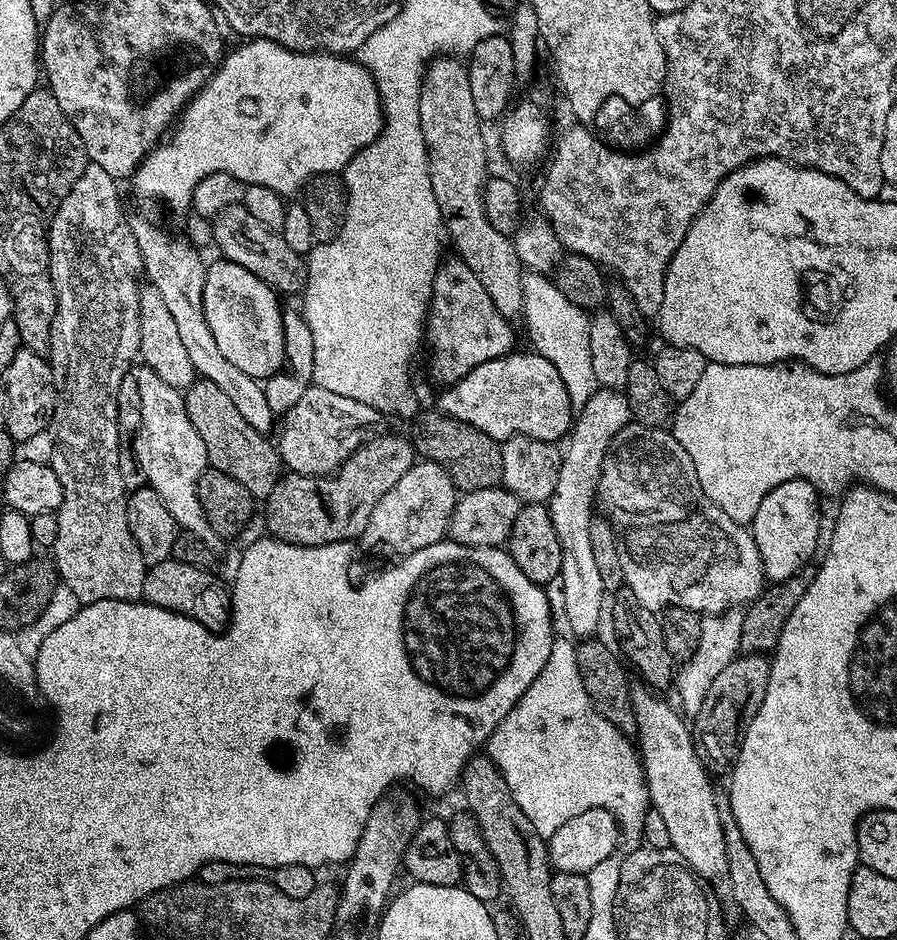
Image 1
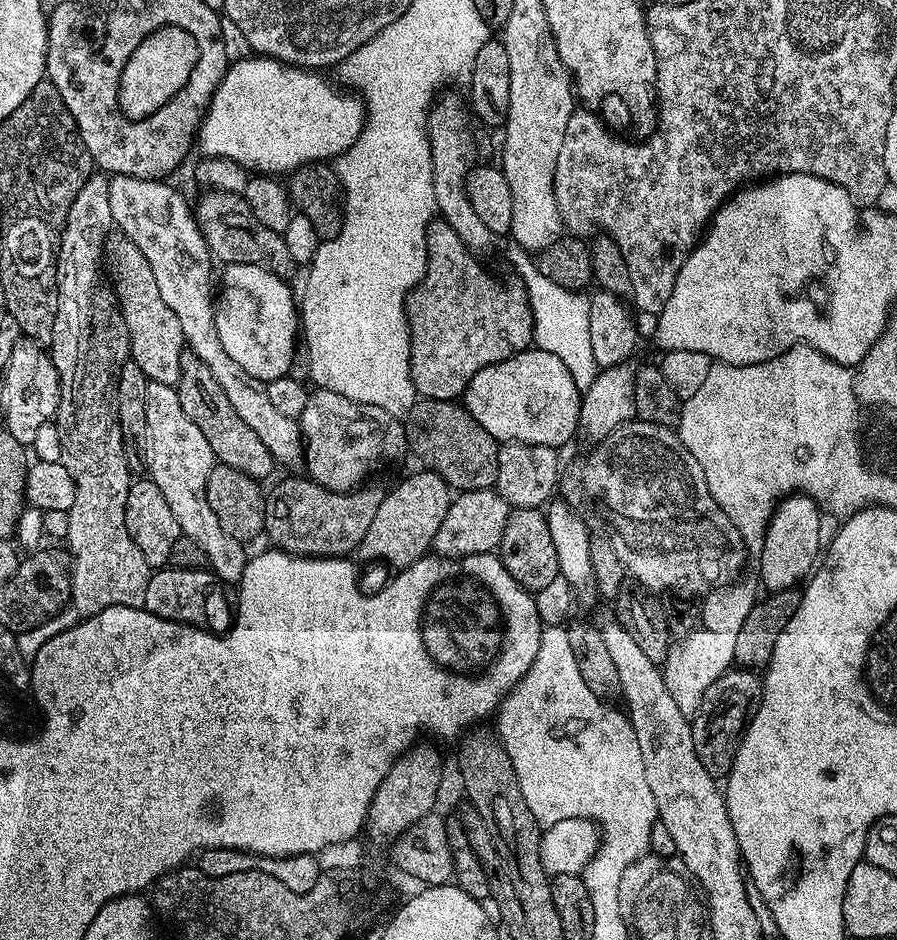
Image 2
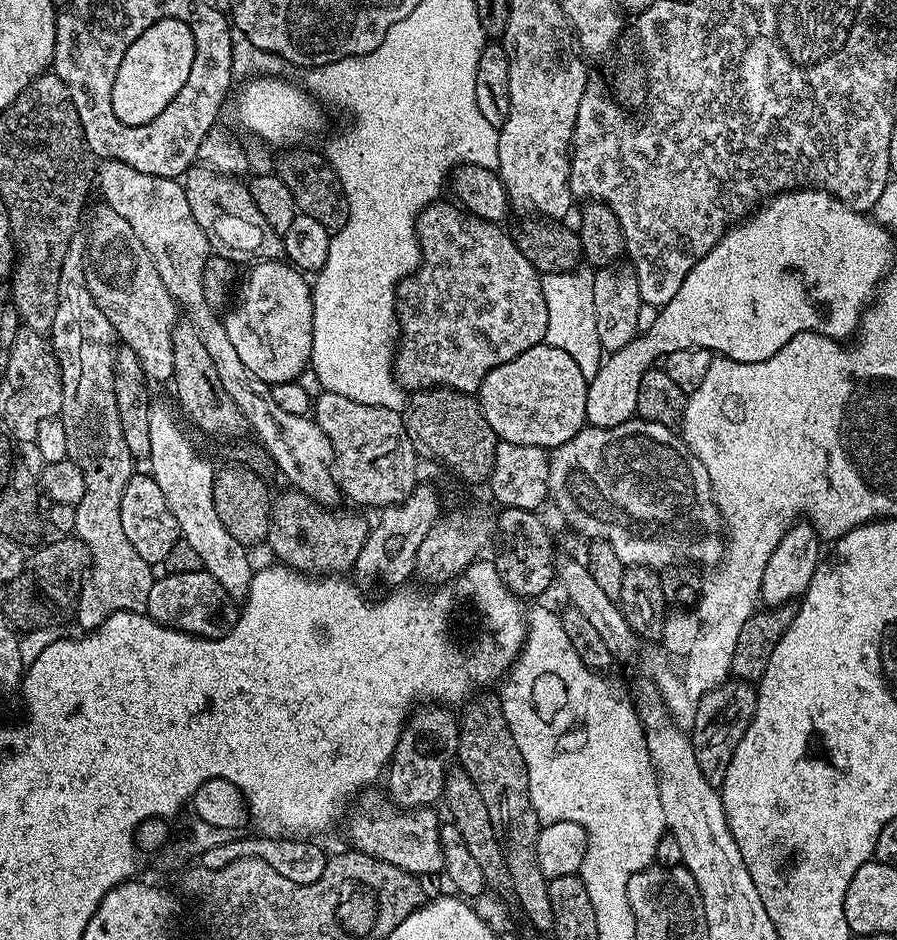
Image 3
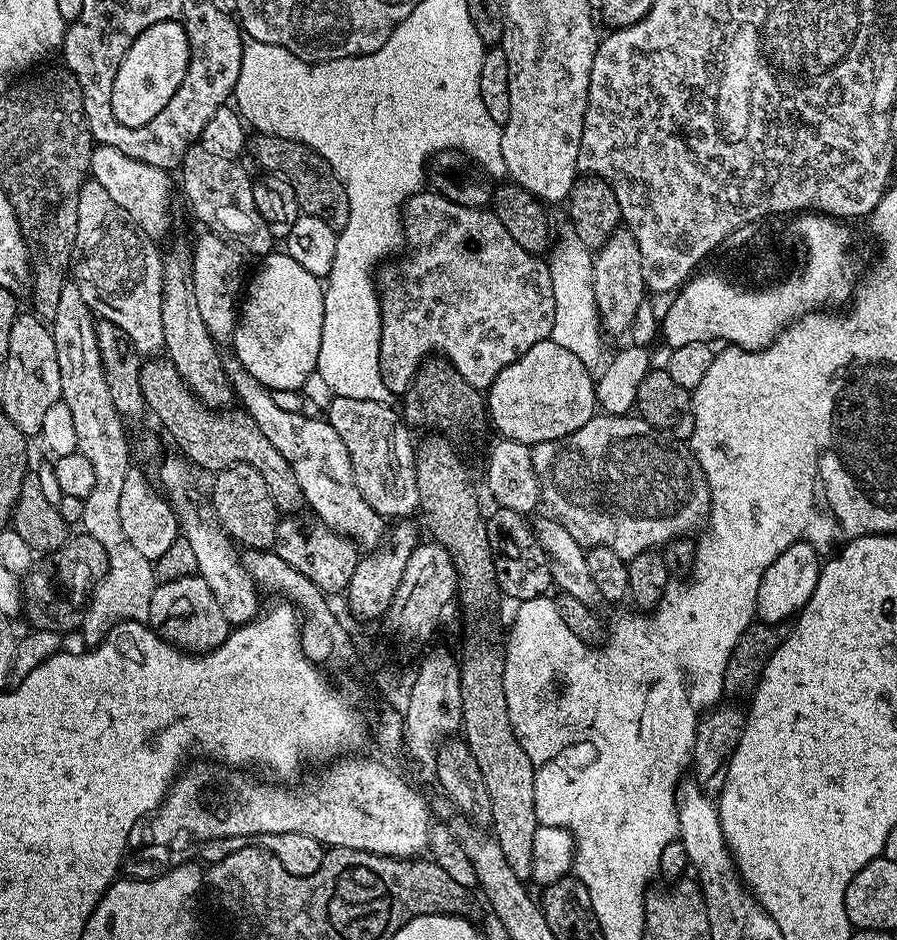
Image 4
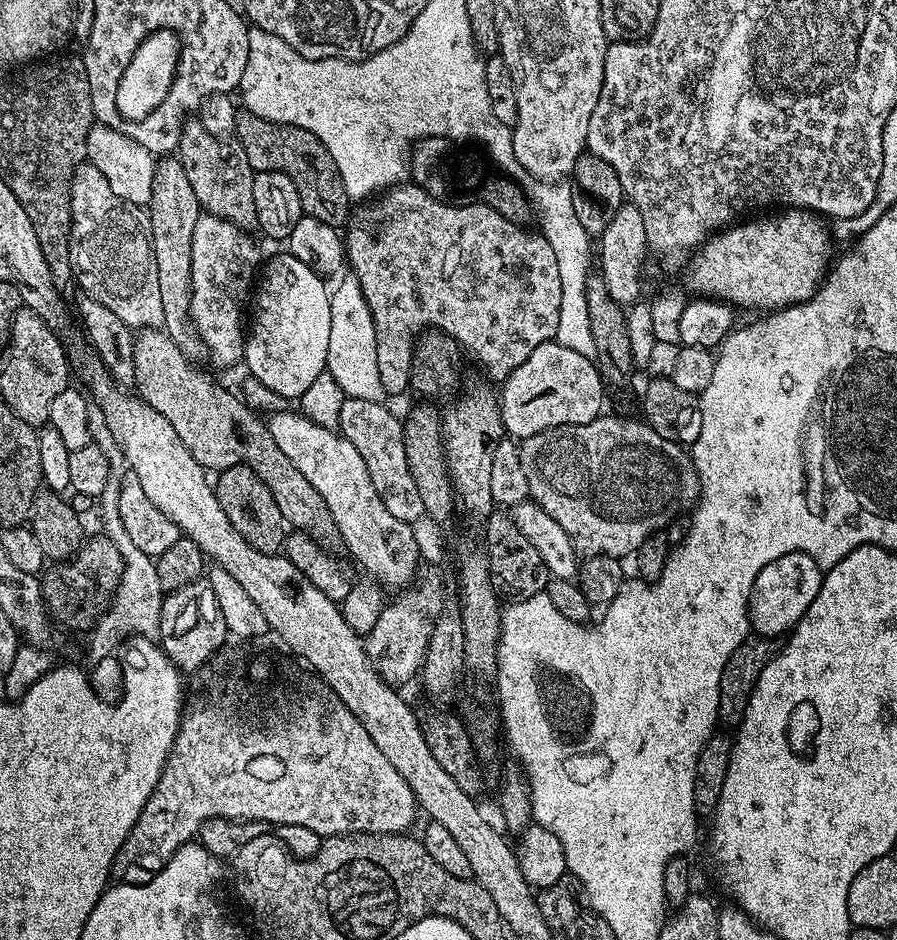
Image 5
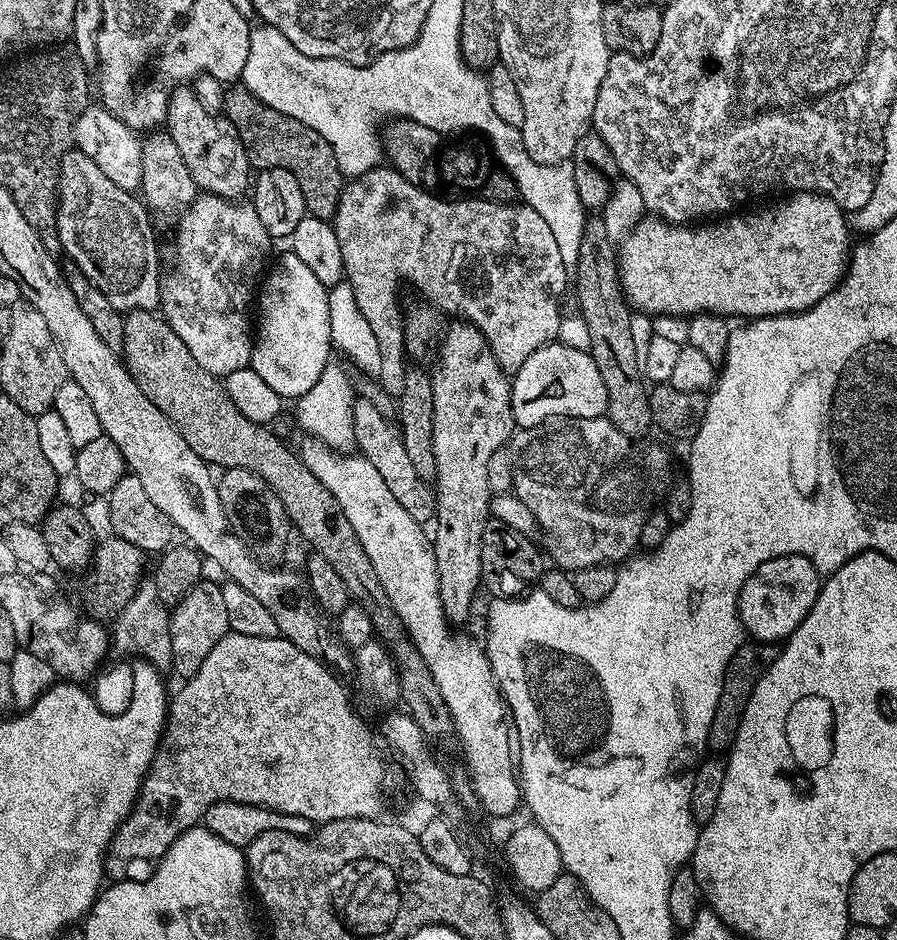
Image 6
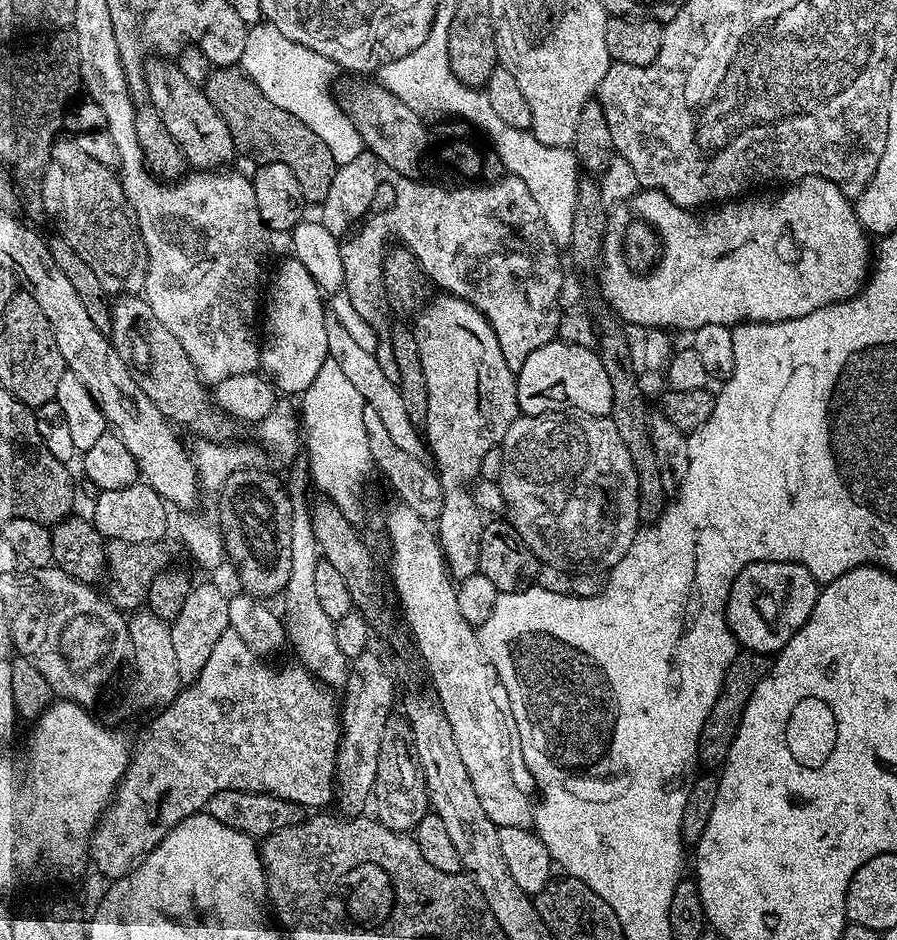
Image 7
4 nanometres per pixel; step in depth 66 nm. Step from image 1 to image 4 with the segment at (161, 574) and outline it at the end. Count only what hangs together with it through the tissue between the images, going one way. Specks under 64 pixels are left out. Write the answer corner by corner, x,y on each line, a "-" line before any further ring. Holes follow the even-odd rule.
198,574
178,578
177,581
157,583
154,598
150,598
147,623
155,627
163,640
193,654
212,652
222,646
230,631
226,614
222,614
222,606
218,606
210,586
206,586
206,582

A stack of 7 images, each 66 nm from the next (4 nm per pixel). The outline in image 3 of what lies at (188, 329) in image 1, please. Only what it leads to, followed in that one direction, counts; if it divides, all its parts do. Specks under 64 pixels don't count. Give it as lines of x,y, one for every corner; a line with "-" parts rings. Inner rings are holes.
106,160
98,168
98,192
99,188
104,195
103,203
112,208
114,214
130,222
130,230
138,234
138,242
142,242
142,246
146,246
146,254
154,258
162,286
166,286
179,311
188,315
185,316
187,323
202,340
202,346
206,346
214,362
214,370
218,370
218,378
226,394
230,394
230,402
242,410
245,425
257,436
253,437
272,459
275,471
281,472
295,491
305,492
319,504
335,505
335,500
341,499
342,493
330,467
333,463
332,447
326,434
322,434
315,419
284,410
275,400
270,385
262,382
258,374
246,370
242,358
238,358
234,346
230,346
230,338
226,338
223,321
206,302
204,271
210,259
210,241
202,226
194,222
194,214
190,214
190,202
186,202
183,183
179,179
142,174
134,170
134,166
126,166
126,162

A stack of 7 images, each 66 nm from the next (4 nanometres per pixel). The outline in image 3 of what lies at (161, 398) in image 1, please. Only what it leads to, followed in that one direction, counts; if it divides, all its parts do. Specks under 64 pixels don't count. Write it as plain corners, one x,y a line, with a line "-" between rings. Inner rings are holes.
160,402
153,403
150,410
150,454
146,458
147,463
152,463
150,474
154,482
158,482
162,495
166,498
166,506
170,506
170,514
174,514
174,519
178,522
181,537
190,543
201,559
201,569
209,572
214,582
222,586
229,601
243,601
250,590
254,571
254,565
248,561
249,549
242,542
238,542
238,538
234,538
234,534
230,534
226,526
222,526
222,518
218,518
218,510
214,510
214,478
216,477
214,467
212,468
211,462
192,445
191,438
184,433
183,426
176,421
177,413
173,412
163,408

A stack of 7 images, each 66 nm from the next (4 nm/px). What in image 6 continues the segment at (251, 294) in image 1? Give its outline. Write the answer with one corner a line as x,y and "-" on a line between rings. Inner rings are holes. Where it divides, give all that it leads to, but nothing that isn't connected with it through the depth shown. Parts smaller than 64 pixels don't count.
290,250
285,251
285,256
281,258
276,264
276,269
272,273
269,271
263,277
262,287
258,292
258,312
260,308
260,320
258,316
258,323
254,328
254,339
252,342
252,363
250,367
257,372
258,376
274,390
275,394
281,396
285,401
295,402
299,400
302,394
306,394
306,390
310,390
310,386
314,386
314,382
318,382
318,374
322,374
324,367
329,364
330,357
333,355
334,349
332,347
332,335
330,334
330,306
328,305
328,288
322,283
318,282
317,276
310,271
306,266
306,262
302,262
302,258
298,258

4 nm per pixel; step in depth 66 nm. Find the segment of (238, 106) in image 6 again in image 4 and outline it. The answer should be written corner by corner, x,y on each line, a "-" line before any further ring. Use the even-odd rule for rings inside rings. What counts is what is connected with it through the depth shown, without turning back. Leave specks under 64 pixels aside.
263,134
255,137
256,145
251,145
250,152
256,155
258,163
264,167
265,173
273,176
283,176
294,186
294,198
298,198
298,206
305,217
326,222
326,226
342,229
346,226
346,218
350,218
350,202
346,198
346,190
334,174
334,170
314,149
277,136

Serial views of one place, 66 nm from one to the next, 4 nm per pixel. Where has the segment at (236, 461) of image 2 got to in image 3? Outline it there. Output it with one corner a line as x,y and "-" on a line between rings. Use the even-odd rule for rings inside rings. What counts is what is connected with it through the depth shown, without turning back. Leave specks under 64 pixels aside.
187,322
177,323
172,332
174,342
174,374
171,383
176,384
176,400
180,403
179,411
185,412
189,420
201,428
208,436
221,436
224,440
232,440
246,432
244,415
234,402
230,402
230,394
226,394
218,370
214,370
214,362
202,346
202,340
196,336
192,325

